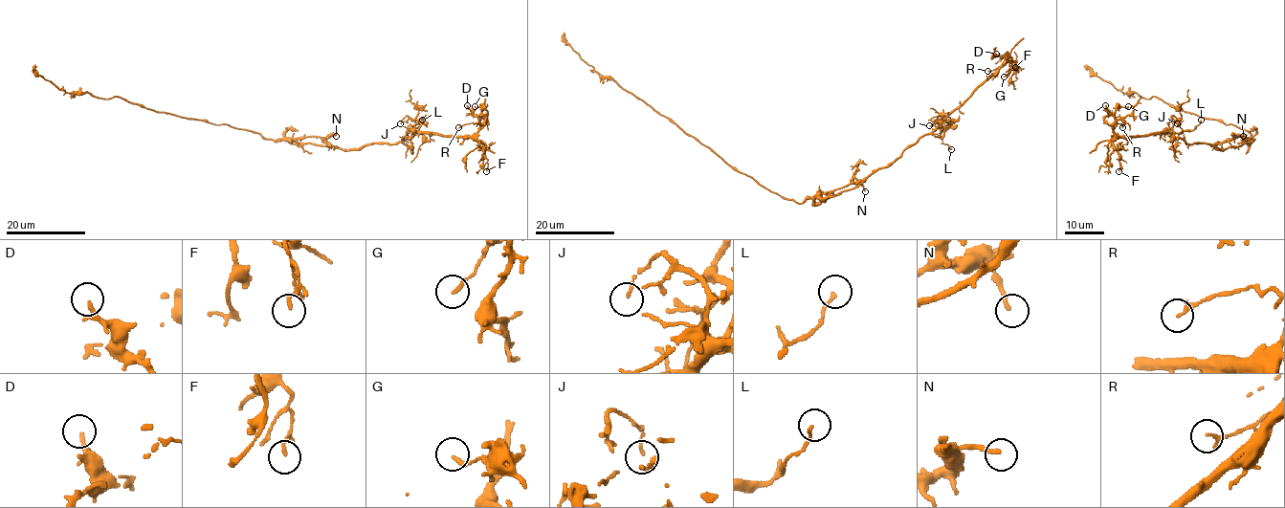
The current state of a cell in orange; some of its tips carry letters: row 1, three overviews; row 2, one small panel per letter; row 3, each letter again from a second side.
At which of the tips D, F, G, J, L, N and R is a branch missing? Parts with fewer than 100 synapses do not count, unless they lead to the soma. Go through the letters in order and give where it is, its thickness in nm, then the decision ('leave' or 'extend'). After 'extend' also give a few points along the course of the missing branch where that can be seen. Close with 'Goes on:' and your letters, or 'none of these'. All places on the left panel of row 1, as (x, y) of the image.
D: (467, 105) | 200 nm | leave
F: (486, 171) | 140 nm | leave
G: (475, 106) | 200 nm | leave
J: (400, 123) | 110 nm | leave
L: (422, 120) | 140 nm | leave
N: (336, 136) | 180 nm | leave
R: (458, 127) | 200 nm | leave
Goes on: none of these

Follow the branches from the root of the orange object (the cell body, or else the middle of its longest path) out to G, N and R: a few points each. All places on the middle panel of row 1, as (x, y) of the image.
G: (798, 202), (830, 198), (857, 187), (928, 135), (1007, 62), (1016, 62), (1004, 77)
N: (798, 202), (831, 193), (852, 183), (860, 183), (865, 191)
R: (798, 202), (830, 198), (888, 167), (1008, 59), (987, 71)

